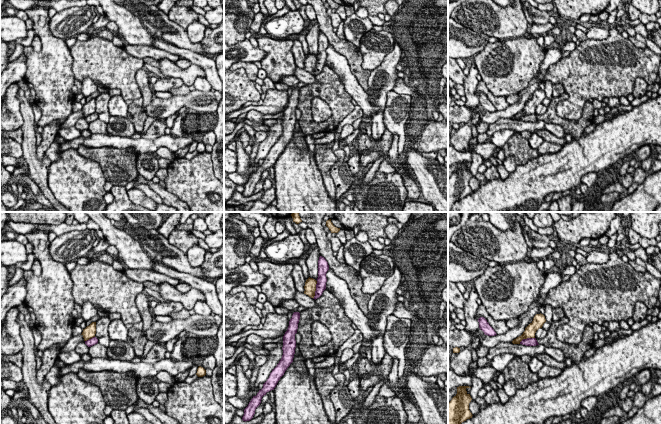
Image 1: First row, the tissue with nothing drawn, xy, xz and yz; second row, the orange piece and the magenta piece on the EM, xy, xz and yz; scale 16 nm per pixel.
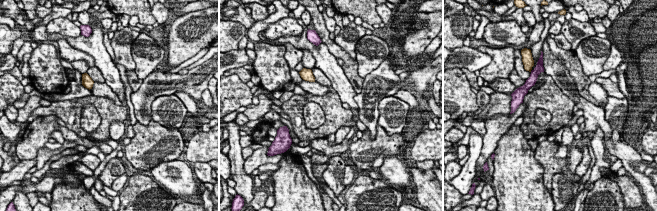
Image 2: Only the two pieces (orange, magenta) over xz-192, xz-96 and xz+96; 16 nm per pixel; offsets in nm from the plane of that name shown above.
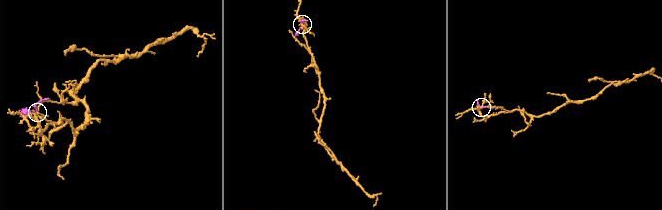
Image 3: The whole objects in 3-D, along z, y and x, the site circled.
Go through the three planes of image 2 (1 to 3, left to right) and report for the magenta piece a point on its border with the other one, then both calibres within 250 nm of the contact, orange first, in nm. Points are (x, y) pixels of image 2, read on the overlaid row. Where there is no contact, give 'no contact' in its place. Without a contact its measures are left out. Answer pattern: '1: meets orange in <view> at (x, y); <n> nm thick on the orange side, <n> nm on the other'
1: no contact
2: no contact
3: no contact

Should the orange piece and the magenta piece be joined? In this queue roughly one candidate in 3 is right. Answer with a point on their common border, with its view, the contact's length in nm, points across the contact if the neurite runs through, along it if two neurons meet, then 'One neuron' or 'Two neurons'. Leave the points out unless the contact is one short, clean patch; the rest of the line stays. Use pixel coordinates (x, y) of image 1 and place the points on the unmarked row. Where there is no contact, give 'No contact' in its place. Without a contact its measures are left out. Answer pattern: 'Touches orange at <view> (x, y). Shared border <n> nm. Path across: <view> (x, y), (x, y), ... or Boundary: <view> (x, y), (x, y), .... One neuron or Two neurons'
Touches orange at xz (315, 66). Shared border 300 nm. Boundary: xz (317, 57), (313, 74). Two neurons

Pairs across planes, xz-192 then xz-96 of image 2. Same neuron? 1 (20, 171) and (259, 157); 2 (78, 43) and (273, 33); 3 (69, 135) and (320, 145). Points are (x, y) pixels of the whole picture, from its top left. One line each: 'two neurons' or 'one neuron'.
1: one neuron
2: two neurons
3: one neuron

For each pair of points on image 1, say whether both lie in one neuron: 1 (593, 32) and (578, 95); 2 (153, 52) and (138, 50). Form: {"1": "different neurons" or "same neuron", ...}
{"1": "different neurons", "2": "same neuron"}

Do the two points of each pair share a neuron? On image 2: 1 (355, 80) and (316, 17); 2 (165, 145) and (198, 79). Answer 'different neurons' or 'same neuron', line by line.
1: same neuron
2: different neurons

